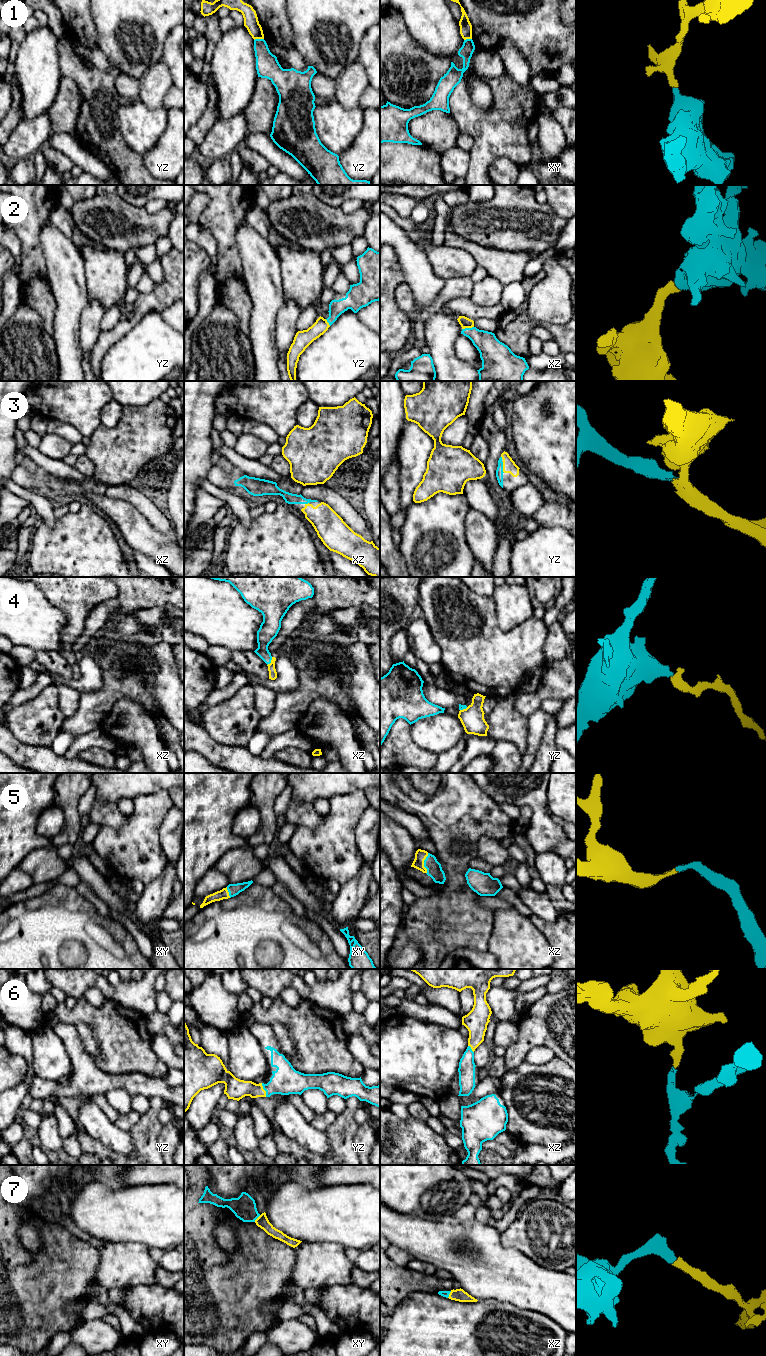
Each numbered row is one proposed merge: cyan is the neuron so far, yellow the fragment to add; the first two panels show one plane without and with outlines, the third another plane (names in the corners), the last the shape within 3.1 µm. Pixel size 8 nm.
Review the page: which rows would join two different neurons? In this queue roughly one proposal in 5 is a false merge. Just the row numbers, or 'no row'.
1, 4

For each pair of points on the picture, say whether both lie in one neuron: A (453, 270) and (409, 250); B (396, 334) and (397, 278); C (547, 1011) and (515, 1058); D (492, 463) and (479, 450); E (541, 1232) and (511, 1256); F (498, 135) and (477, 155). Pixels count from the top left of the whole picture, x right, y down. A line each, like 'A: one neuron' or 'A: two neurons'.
A: two neurons
B: one neuron
C: one neuron
D: two neurons
E: two neurons
F: one neuron

